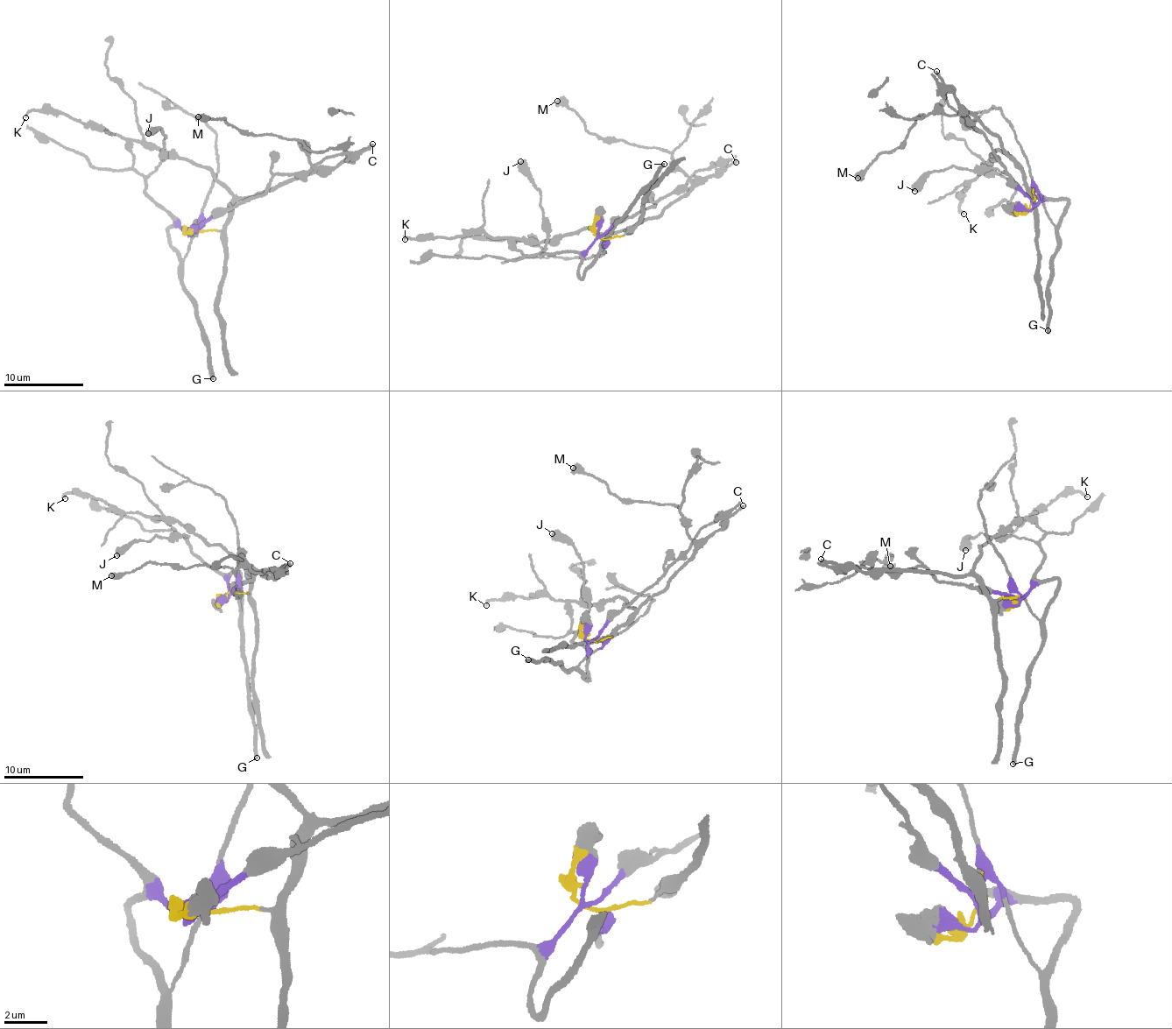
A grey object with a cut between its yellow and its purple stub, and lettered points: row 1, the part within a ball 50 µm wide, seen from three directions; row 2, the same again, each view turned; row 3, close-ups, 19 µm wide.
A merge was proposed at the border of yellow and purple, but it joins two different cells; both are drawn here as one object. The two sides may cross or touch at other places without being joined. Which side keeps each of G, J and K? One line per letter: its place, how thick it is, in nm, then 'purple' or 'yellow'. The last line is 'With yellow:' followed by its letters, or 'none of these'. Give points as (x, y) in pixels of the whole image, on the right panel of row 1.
G: place (1048, 330); calibre 360 nm; purple
J: place (914, 191); calibre 700 nm; purple
K: place (963, 214); calibre 190 nm; yellow
With yellow: K

